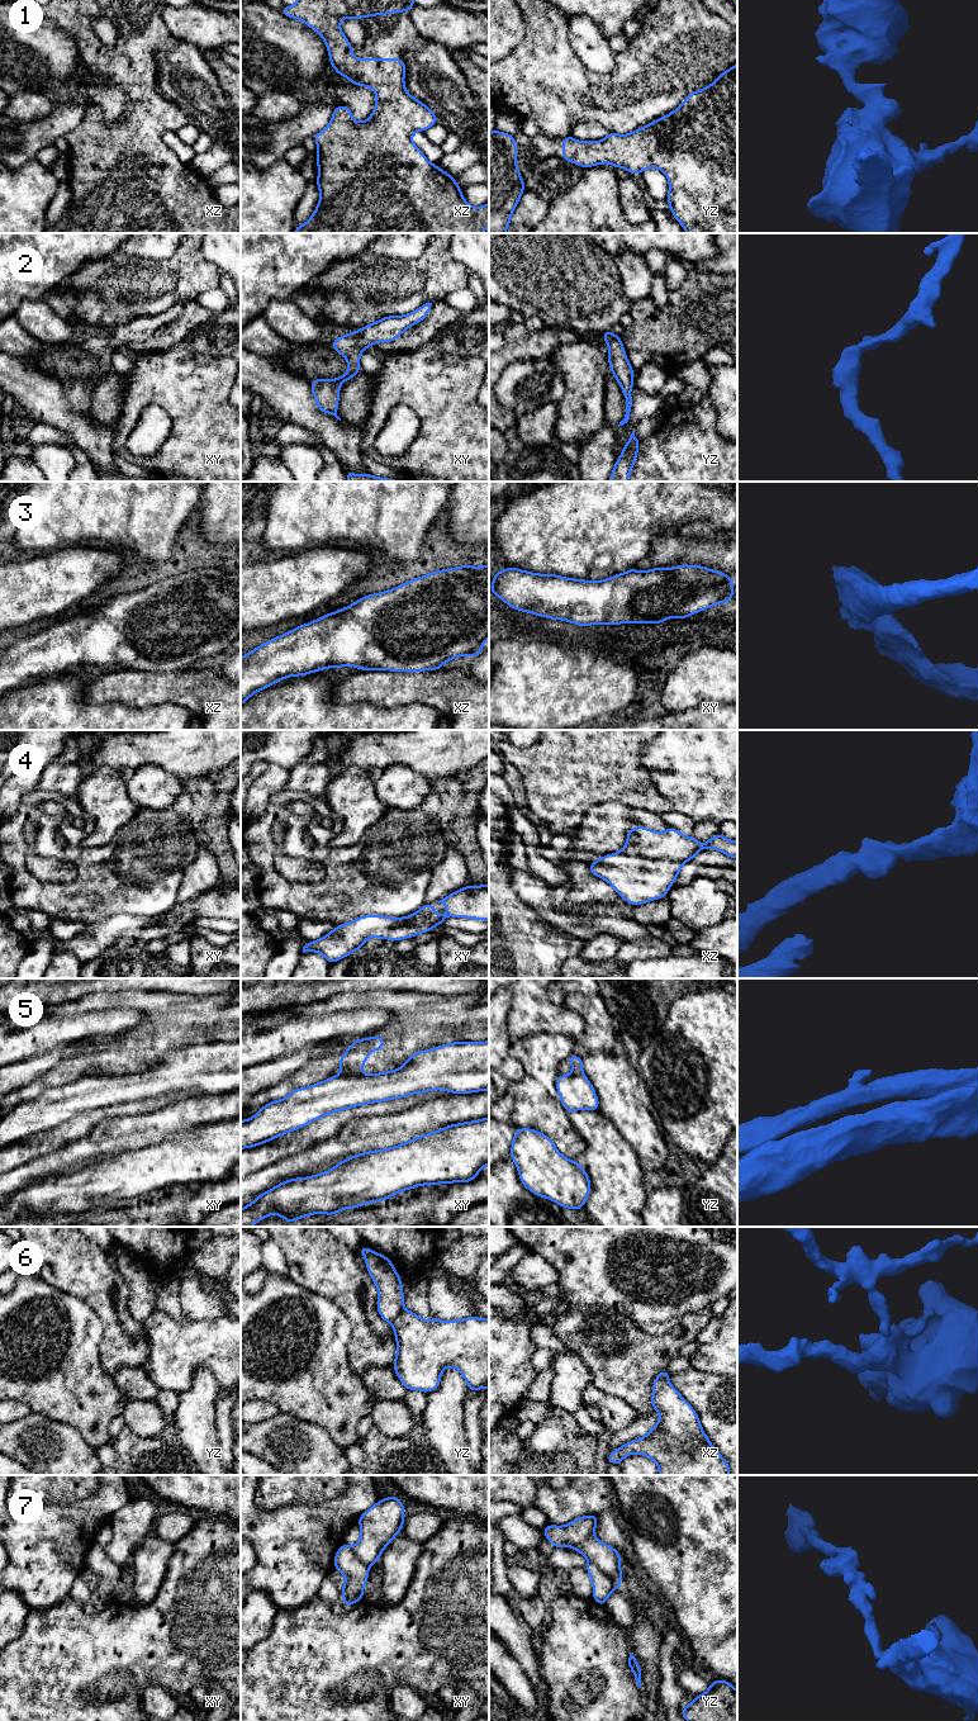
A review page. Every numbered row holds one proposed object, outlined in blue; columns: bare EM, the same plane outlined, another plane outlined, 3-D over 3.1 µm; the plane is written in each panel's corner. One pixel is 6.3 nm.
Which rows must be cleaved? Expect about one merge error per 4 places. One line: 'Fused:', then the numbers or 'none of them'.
Fused: 5, 6, 7

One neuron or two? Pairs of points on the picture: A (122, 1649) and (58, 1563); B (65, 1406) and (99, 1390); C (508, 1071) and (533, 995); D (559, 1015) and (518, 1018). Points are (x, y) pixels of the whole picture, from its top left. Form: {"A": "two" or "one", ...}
{"A": "two", "B": "one", "C": "two", "D": "one"}

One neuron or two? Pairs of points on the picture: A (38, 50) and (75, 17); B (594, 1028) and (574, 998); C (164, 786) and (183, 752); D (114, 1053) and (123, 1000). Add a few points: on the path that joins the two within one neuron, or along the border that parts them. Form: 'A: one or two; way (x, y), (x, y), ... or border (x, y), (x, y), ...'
A: two; border (47, 18), (56, 22), (74, 38), (79, 53)
B: one; way (594, 1020), (580, 1005)
C: two; border (142, 764), (157, 764), (180, 780)
D: one; way (133, 1043), (151, 1025), (151, 1014), (142, 1005)

